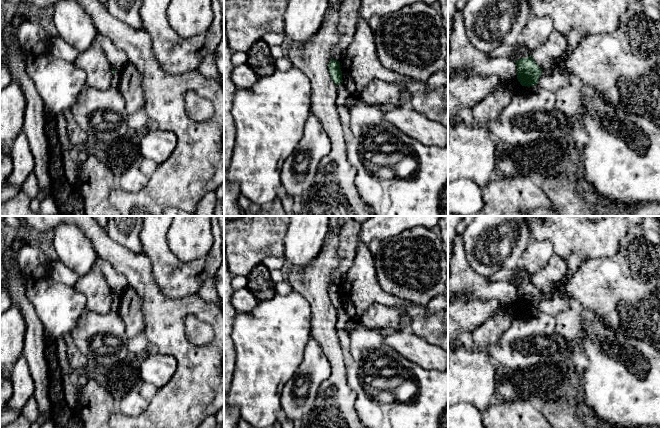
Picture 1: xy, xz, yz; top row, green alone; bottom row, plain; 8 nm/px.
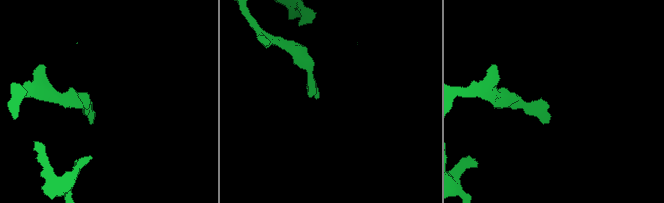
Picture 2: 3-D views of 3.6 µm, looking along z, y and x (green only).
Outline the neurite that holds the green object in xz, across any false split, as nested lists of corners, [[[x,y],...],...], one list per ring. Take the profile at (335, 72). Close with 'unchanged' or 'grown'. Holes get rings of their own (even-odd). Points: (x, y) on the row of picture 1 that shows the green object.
[[[331,59],[328,64],[328,69],[334,83],[336,85],[341,84],[343,80],[342,80],[342,71],[340,69],[340,62],[335,59]]] | unchanged

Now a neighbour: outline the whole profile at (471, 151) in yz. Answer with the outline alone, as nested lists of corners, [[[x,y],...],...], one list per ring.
[[[516,79],[509,86],[499,86],[474,105],[472,125],[455,120],[448,130],[448,183],[464,177],[483,188],[491,181],[498,159],[497,141],[491,138],[488,126],[518,93],[519,84]]]

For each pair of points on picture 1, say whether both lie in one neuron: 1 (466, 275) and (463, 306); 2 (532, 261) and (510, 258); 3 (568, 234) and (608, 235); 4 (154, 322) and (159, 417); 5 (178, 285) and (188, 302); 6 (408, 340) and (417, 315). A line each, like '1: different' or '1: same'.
1: different
2: different
3: same
4: same
5: different
6: different

